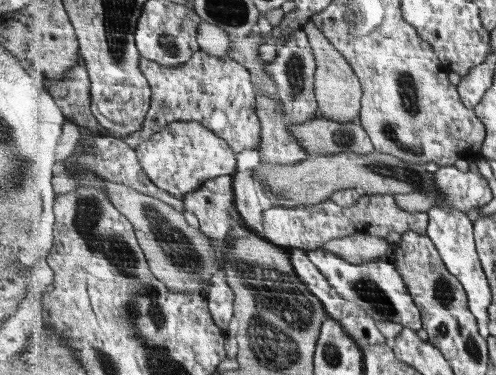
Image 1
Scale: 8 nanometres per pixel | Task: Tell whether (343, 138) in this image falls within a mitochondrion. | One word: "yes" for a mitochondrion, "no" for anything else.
yes

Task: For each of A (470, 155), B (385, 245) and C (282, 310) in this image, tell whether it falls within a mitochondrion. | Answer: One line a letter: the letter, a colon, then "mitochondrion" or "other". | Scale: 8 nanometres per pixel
A: other
B: other
C: mitochondrion

